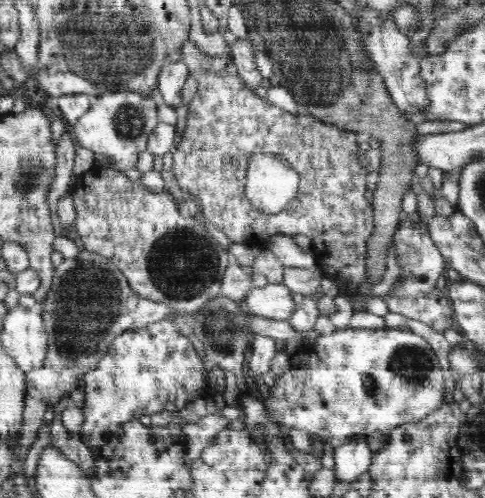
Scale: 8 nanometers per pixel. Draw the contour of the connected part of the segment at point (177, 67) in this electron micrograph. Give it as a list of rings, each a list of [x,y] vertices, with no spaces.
[[[184,61],[169,63],[163,67],[158,79],[158,88],[166,105],[176,109],[182,104],[182,86],[190,71]]]

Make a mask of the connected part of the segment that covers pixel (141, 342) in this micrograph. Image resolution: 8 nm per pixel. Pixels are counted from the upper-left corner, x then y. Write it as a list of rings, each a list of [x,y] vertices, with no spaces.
[[[170,319],[116,336],[106,356],[84,374],[84,422],[80,426],[80,440],[97,454],[111,435],[119,433],[124,422],[139,419],[143,414],[182,411],[186,404],[199,401],[198,396],[211,396],[206,392],[205,364],[197,350]]]

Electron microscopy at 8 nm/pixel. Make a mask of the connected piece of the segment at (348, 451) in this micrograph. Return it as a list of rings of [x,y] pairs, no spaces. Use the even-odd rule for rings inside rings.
[[[366,435],[353,436],[334,450],[335,475],[340,482],[355,482],[368,471],[373,453],[368,447]]]

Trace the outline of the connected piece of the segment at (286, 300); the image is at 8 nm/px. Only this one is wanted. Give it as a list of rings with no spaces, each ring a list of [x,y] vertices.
[[[268,283],[264,288],[254,288],[244,299],[252,315],[289,320],[295,311],[291,291],[283,284]]]

